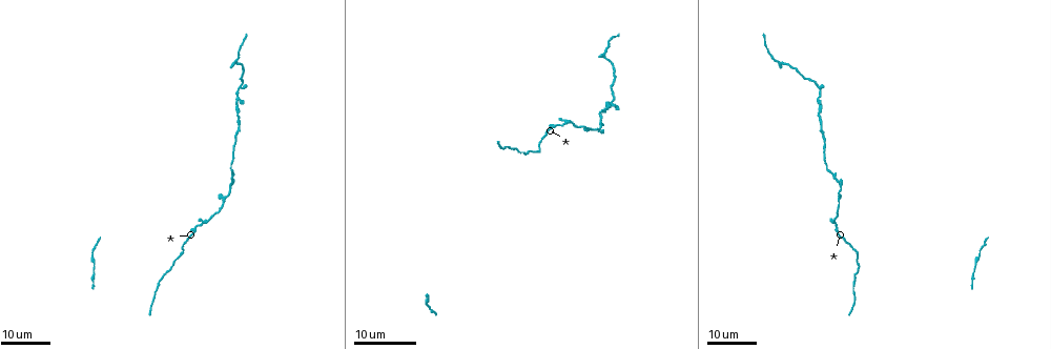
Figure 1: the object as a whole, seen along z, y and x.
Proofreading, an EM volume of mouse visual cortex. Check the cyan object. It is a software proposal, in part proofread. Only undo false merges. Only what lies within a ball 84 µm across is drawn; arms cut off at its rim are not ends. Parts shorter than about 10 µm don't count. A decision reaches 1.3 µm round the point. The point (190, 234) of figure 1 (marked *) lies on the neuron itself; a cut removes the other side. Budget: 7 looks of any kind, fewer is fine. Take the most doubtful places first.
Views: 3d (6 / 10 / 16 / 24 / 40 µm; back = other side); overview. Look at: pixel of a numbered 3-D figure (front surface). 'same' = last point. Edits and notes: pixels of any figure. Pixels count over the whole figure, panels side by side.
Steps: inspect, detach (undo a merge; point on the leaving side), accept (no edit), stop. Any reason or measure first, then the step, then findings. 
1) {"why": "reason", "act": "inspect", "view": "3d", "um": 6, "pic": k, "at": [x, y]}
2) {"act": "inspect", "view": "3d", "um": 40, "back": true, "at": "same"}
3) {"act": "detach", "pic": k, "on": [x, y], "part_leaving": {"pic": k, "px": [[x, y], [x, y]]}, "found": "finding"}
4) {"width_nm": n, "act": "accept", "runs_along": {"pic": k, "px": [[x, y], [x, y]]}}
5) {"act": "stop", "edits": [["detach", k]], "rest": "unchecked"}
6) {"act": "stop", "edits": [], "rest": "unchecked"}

{"why": "thin neck", "act": "inspect", "view": "3d", "um": 16, "pic": 1, "at": [231, 181]}

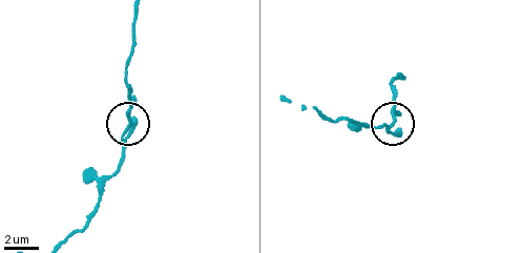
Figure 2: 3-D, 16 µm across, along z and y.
{"why": "closer look", "act": "inspect", "view": "3d", "um": 10, "pic": 2, "at": [129, 118]}

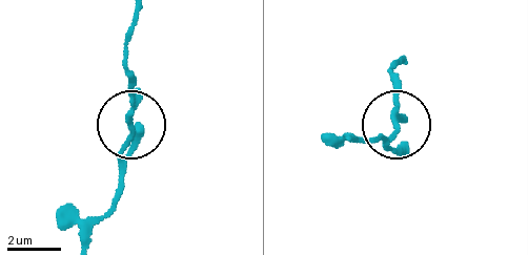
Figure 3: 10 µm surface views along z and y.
{"arms": 3, "act": "accept", "runs_along": {"pic": 3, "px": [[83, 238], [117, 185], [130, 130], [130, 71]]}, "found": "continuous, no second neuron"}

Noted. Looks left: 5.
{"why": "thick turns thin", "act": "inspect", "view": "3d", "um": 16, "pic": 1, "at": [854, 304]}

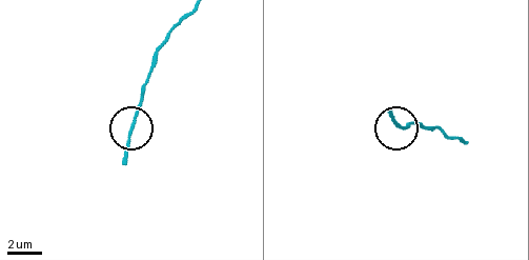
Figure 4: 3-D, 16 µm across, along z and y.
{"act": "inspect", "view": "3d", "um": 6, "pic": 4, "at": [398, 125]}

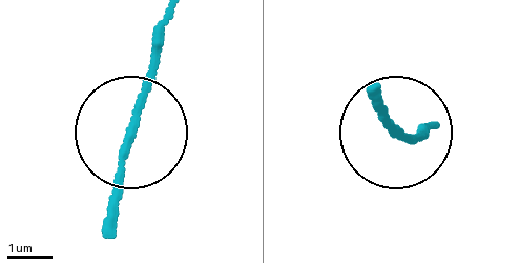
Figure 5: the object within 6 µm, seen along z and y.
{"act": "inspect", "view": "3d", "um": 6, "back": true, "pic": 5, "at": [394, 131]}

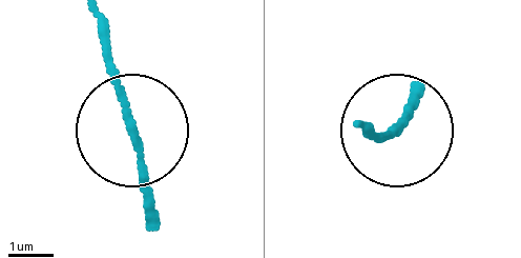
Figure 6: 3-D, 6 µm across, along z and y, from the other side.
{"width_nm": 150, "act": "accept", "runs_along": {"pic": 6, "px": [[100, 22], [160, 222]]}, "found": "continuous, no second neuron"}

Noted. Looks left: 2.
{"why": "calibre changes", "act": "inspect", "view": "3d", "um": 16, "pic": 1, "at": [208, 222]}

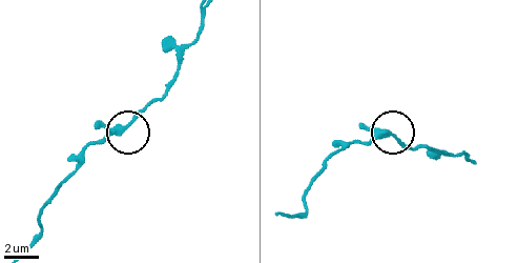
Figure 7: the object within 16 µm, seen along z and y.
{"act": "inspect", "view": "3d", "um": 10, "pic": 7, "at": [391, 133]}

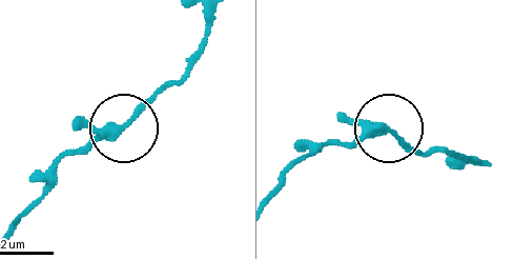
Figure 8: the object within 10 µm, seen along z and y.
{"arms": 3, "act": "accept", "found": "all the same neuron"}

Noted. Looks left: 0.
{"act": "stop", "edits": [], "rest": "unchecked"}

